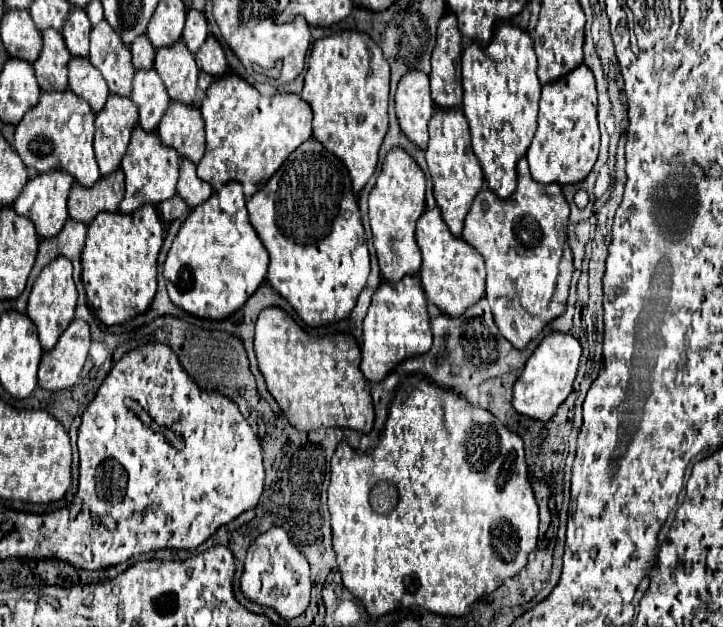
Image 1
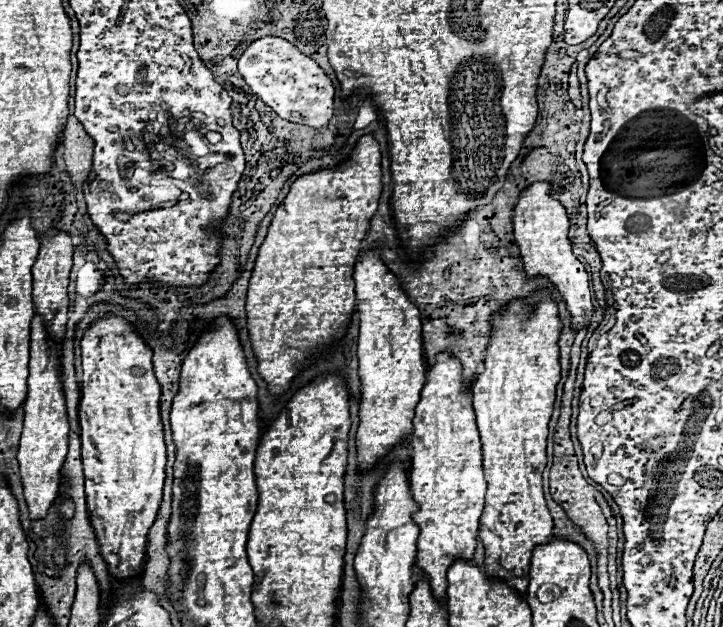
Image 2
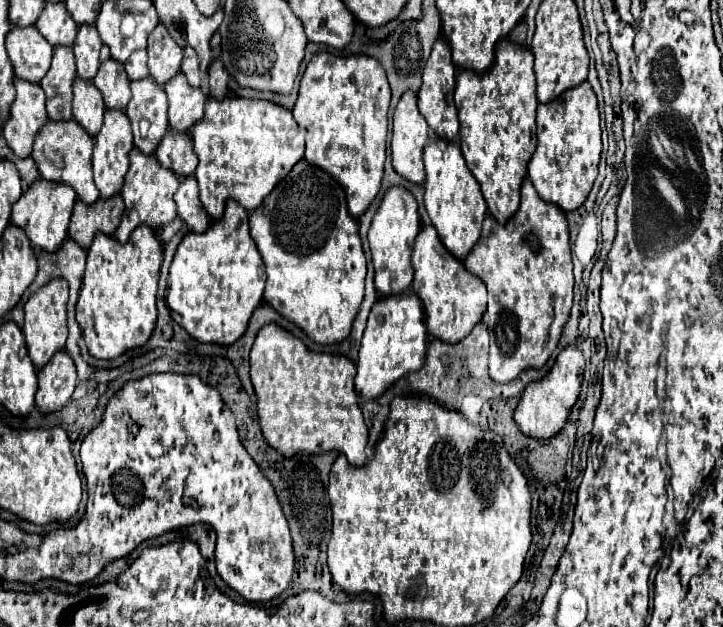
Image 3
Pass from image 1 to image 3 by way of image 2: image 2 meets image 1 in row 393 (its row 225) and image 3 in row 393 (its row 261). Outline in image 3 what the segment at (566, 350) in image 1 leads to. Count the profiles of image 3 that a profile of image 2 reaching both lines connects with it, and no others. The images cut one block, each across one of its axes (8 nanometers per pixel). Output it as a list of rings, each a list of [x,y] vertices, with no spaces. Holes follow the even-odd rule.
[[[568,346],[564,348],[552,370],[546,374],[546,378],[538,380],[538,382],[530,382],[524,392],[522,392],[522,398],[516,406],[516,412],[514,412],[514,420],[518,424],[518,428],[526,434],[526,436],[532,436],[532,438],[538,438],[538,440],[548,440],[552,438],[554,434],[558,434],[566,420],[568,420],[568,414],[578,398],[578,392],[580,392],[580,384],[582,384],[582,372],[584,372],[584,356],[582,352],[576,348],[576,346]]]

